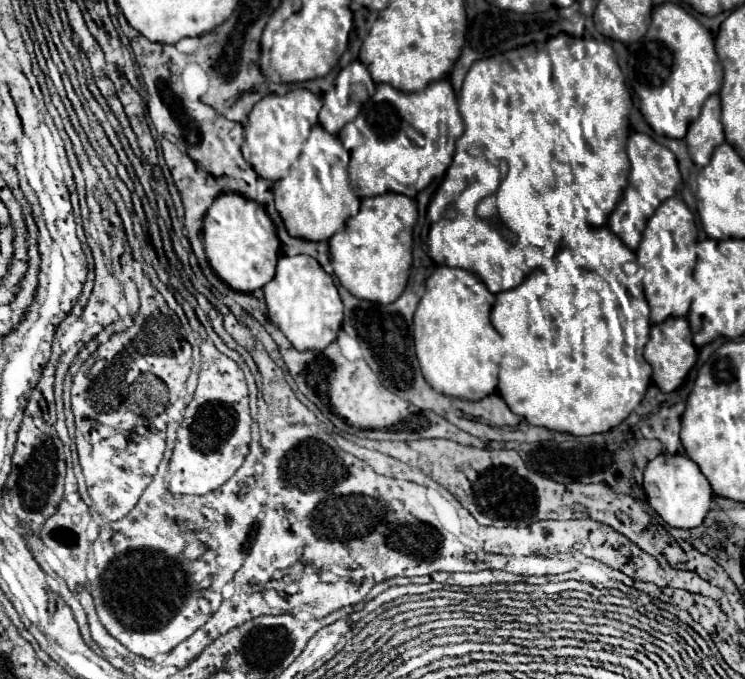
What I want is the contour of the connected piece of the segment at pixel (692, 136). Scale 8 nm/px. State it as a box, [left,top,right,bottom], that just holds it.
[686,95,724,167]

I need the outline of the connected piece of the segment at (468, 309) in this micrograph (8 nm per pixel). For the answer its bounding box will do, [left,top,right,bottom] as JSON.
[414,265,502,401]

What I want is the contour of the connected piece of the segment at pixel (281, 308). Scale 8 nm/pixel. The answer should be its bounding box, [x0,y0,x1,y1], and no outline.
[262,257,342,351]

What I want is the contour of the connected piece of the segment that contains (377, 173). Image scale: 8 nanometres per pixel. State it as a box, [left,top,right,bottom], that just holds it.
[339,81,462,197]

